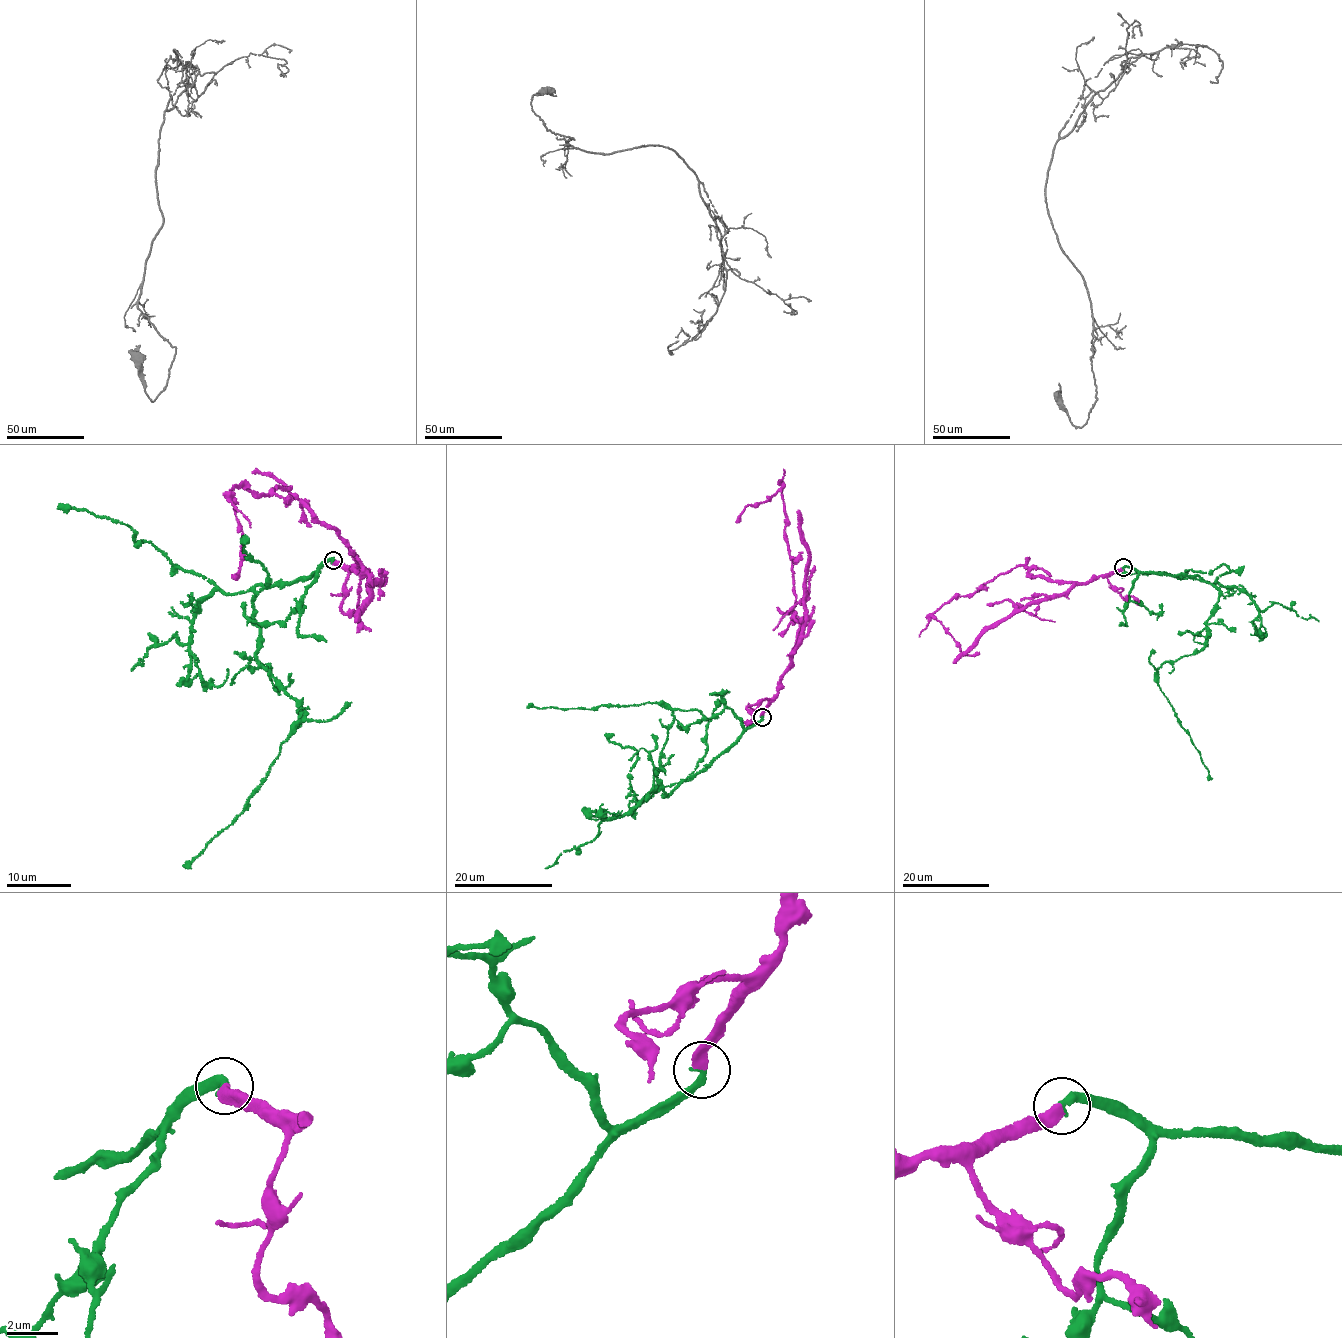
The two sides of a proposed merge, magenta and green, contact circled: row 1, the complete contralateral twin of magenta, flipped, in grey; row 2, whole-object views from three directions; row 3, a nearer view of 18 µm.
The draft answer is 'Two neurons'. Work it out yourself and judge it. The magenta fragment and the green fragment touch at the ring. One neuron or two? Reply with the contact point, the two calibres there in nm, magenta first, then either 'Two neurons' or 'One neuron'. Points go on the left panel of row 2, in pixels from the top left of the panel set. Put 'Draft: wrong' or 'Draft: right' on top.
Draft: wrong
Place: (333, 560). Thickness 360 nm (magenta) against 320 nm. One neuron

